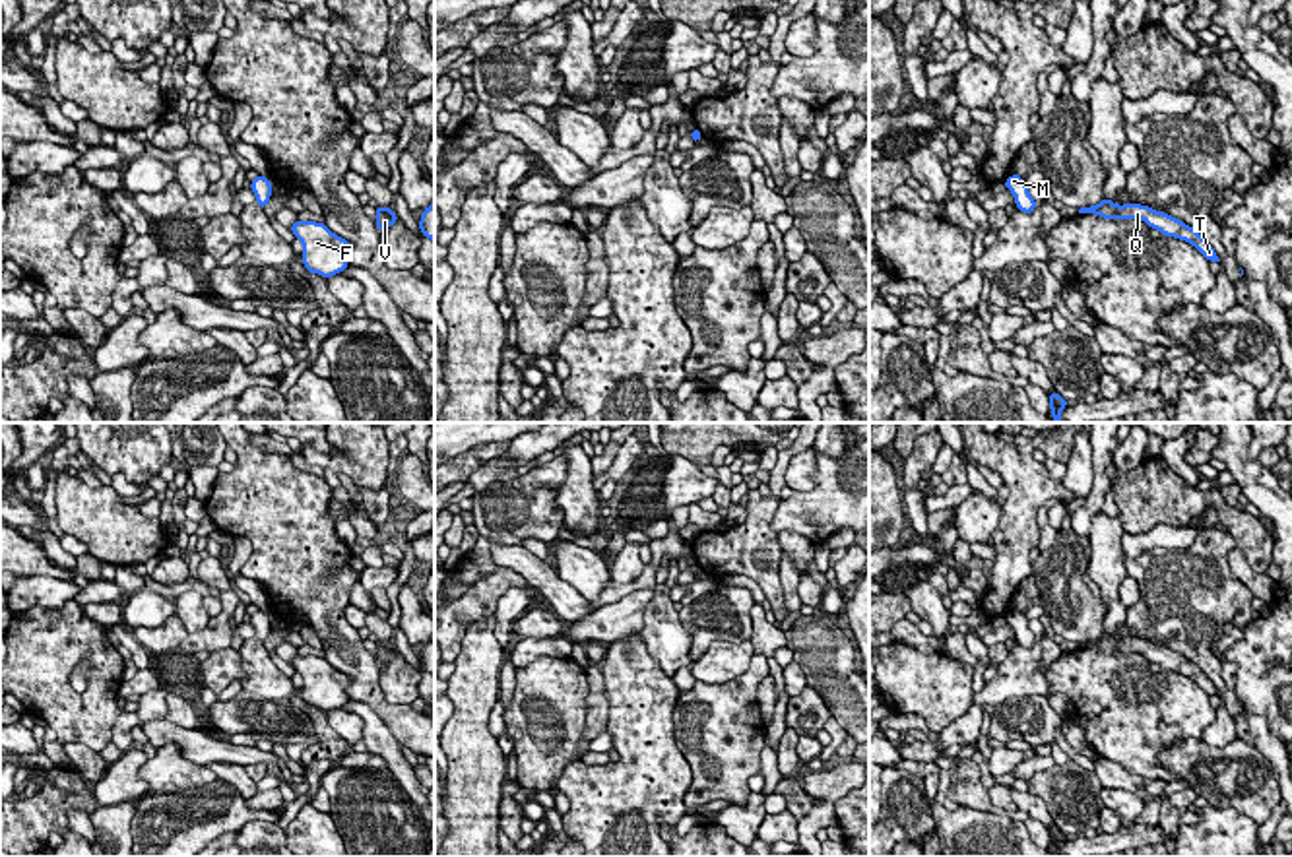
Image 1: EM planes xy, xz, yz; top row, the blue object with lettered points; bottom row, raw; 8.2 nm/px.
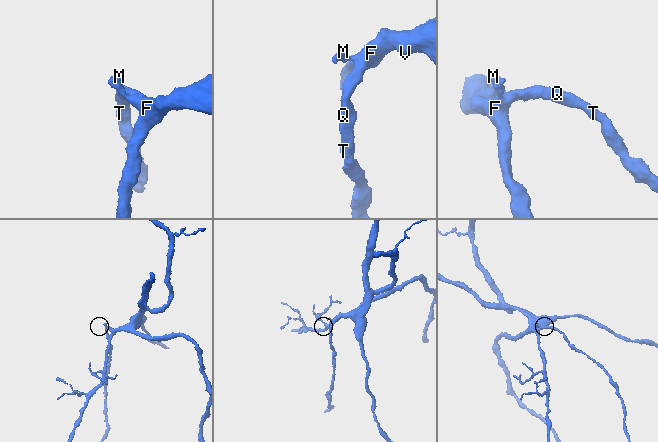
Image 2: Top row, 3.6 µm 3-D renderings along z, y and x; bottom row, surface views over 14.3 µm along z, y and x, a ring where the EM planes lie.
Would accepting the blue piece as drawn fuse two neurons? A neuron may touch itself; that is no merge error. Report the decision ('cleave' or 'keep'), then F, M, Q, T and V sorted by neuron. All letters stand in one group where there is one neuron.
keep; groups F M Q T V

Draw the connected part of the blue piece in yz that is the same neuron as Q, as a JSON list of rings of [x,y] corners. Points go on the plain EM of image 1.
[[[1102,632],[1102,636],[1098,640],[1081,642],[1079,648],[1094,648],[1094,650],[1100,650],[1104,653],[1114,653],[1114,651],[1117,651],[1117,653],[1141,653],[1148,661],[1158,663],[1164,671],[1174,671],[1174,673],[1189,677],[1209,696],[1220,696],[1214,682],[1193,661],[1185,659],[1183,655],[1179,655],[1164,646],[1156,646],[1148,640],[1141,640],[1141,638],[1117,640],[1112,634]]]

